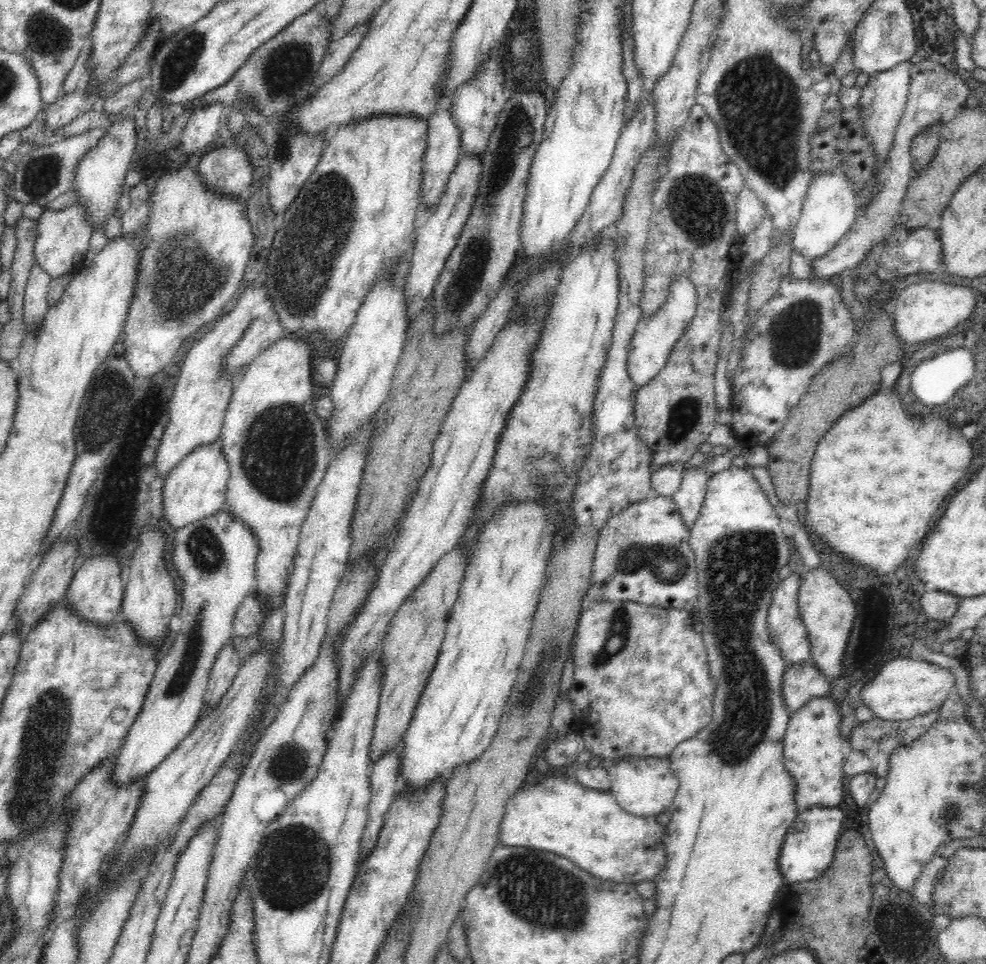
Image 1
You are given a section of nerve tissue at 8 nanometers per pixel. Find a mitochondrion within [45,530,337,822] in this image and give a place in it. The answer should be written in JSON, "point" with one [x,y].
{"point":[193,648]}

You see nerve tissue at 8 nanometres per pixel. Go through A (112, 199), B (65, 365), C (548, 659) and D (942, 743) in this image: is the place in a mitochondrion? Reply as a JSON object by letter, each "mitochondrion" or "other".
{"A":"other","B":"other","C":"mitochondrion","D":"other"}

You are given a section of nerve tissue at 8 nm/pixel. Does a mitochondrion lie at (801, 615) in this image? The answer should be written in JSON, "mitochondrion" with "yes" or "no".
{"mitochondrion":"no"}

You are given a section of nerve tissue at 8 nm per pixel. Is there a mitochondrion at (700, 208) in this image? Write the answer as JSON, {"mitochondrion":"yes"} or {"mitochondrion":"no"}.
{"mitochondrion":"yes"}

